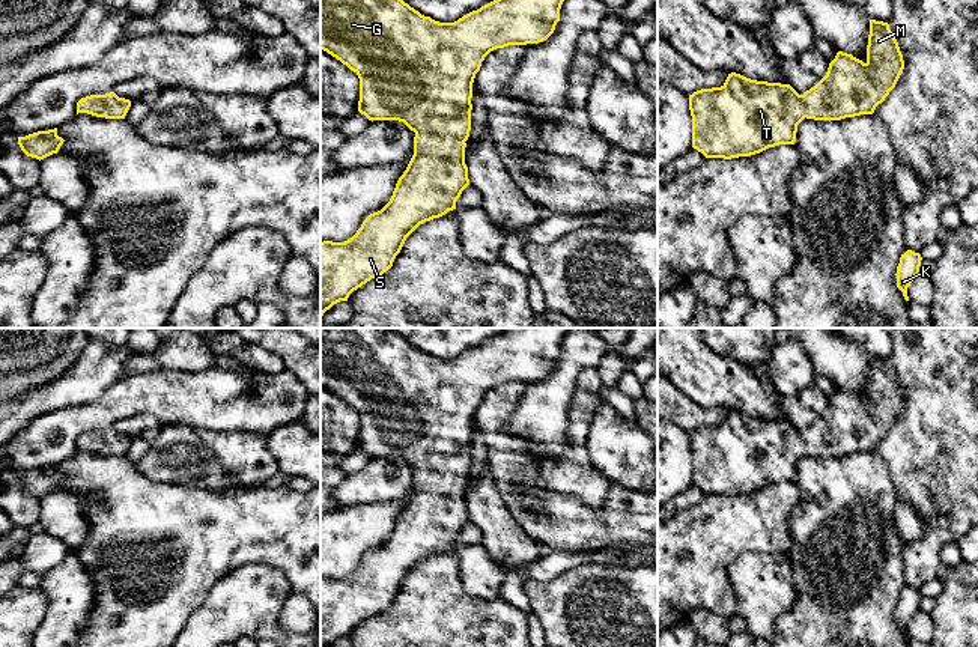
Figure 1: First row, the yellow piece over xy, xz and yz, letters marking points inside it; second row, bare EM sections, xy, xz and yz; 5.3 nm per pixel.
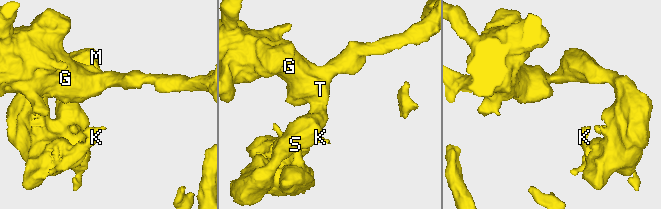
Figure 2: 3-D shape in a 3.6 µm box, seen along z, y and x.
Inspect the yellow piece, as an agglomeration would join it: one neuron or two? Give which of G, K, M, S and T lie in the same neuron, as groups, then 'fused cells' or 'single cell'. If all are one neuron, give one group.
groups G K M S T; single cell

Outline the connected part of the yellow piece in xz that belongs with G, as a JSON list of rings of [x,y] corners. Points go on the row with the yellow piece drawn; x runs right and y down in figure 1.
[[[320,0],[320,50],[327,51],[360,78],[358,111],[369,120],[403,122],[414,137],[414,155],[399,178],[390,202],[370,214],[345,242],[320,242],[320,327],[322,316],[334,304],[387,272],[400,253],[406,238],[423,223],[456,209],[456,202],[469,185],[465,147],[471,131],[471,98],[475,74],[484,57],[509,45],[546,41],[560,21],[564,0],[494,0],[454,23],[439,23],[421,15],[403,0]]]

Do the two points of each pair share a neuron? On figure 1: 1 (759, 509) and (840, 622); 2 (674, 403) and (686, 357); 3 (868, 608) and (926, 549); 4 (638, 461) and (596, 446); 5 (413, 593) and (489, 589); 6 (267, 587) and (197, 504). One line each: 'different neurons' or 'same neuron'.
1: different neurons
2: different neurons
3: different neurons
4: same neuron
5: different neurons
6: different neurons

